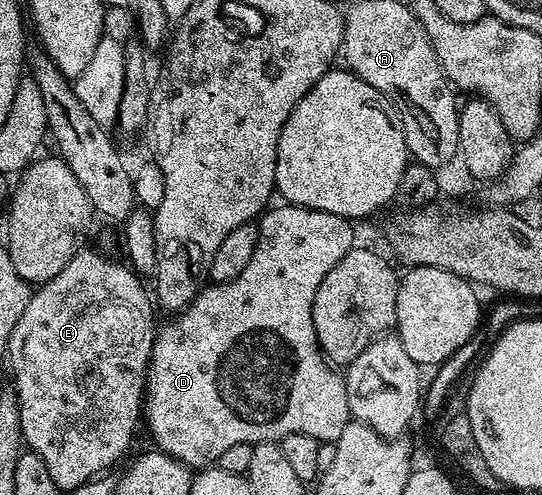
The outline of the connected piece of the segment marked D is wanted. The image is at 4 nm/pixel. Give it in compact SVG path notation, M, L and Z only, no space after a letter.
M285 202L279 205L279 208L271 207L263 212L257 221L256 254L252 254L252 262L248 262L244 274L240 274L240 278L232 278L232 282L227 284L203 287L197 298L171 319L174 320L171 324L166 324L163 328L161 325L157 329L154 338L150 367L146 370L144 424L145 427L146 424L150 427L150 436L154 439L153 447L157 451L165 452L194 470L213 465L220 458L220 454L224 454L224 450L231 446L280 442L288 434L308 434L319 442L337 442L340 434L344 434L344 426L352 419L348 410L348 394L343 373L323 356L322 349L318 347L316 330L312 322L312 302L316 298L316 290L320 290L320 282L324 282L324 274L328 274L328 270L332 270L332 266L336 266L336 262L340 262L340 258L344 258L344 254L348 254L351 248L355 247L355 225L342 216L328 214L324 210L301 208Z

